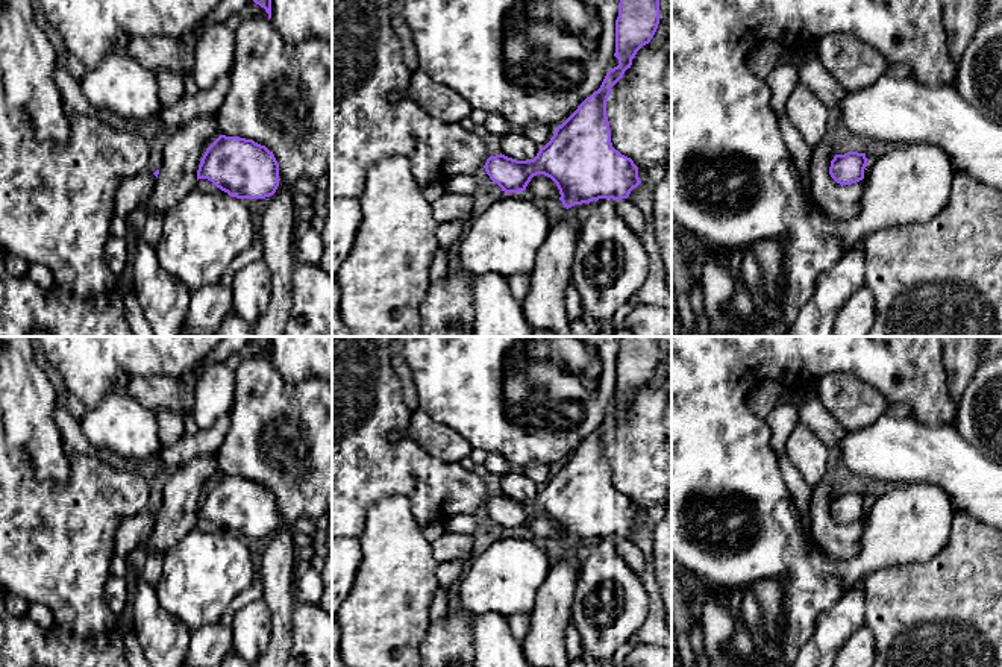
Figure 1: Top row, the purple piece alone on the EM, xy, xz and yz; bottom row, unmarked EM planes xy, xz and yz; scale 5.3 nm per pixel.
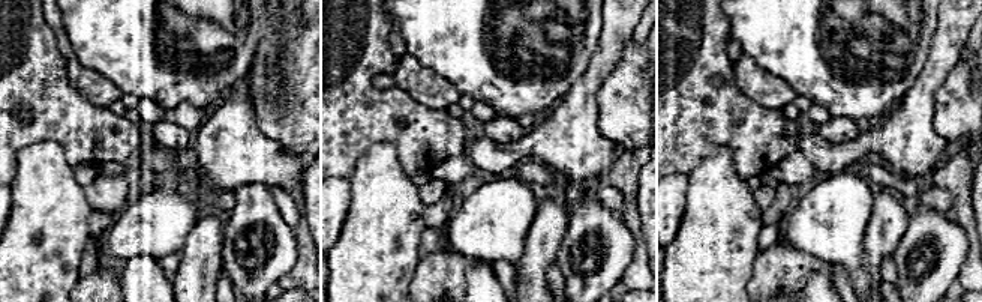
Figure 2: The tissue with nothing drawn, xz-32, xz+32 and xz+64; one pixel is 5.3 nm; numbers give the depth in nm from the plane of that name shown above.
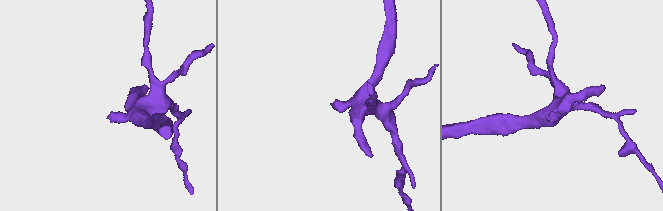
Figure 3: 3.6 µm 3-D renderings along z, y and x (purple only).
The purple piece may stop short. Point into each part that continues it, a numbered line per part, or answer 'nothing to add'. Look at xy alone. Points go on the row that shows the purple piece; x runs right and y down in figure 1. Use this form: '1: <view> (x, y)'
1: xy (134, 190)

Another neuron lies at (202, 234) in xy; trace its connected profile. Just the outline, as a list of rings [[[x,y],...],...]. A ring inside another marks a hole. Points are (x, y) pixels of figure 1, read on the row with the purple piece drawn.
[[[194,188],[164,214],[155,252],[161,267],[193,293],[224,279],[232,261],[253,244],[256,235],[243,199]]]

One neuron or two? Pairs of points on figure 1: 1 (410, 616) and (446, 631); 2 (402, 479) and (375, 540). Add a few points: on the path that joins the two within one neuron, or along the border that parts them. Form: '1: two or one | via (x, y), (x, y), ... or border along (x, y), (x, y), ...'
1: two | border along (431, 622), (417, 651)
2: two | border along (366, 511), (384, 497), (403, 496), (417, 523)

